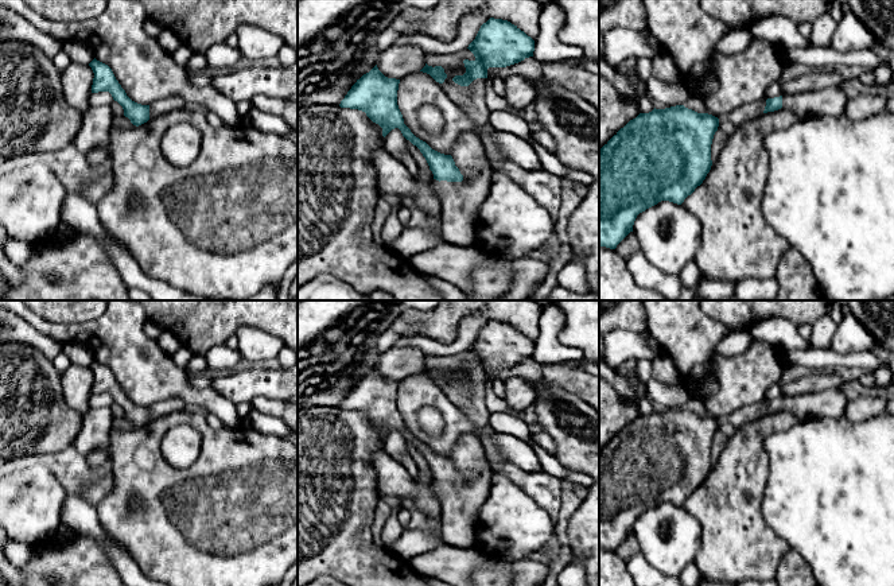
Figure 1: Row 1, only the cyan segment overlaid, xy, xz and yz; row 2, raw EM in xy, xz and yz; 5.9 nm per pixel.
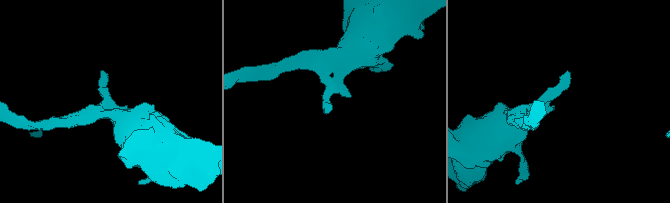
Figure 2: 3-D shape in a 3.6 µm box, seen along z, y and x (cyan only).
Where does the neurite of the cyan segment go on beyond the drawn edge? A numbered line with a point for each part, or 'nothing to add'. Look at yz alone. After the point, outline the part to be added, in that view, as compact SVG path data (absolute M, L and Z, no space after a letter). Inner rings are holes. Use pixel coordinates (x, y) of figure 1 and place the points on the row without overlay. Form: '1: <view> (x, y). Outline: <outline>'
1: yz (738, 418). Outline: M763 400L758 404L739 408L734 411L732 414L727 415L723 420L728 422L735 428L741 427L745 423L755 420L759 416L762 416L766 408L766 401L767 400Z

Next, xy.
1: xy (170, 406). Outline: M175 397L175 399L162 400L149 407L149 420L158 419L174 412L179 412L186 408L187 405L182 399Z

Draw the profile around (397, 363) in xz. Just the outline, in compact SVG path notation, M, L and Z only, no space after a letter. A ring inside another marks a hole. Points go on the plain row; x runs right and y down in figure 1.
M405 345L393 346L381 353L377 362L378 372L388 380L401 381L425 368L425 354L421 349Z

